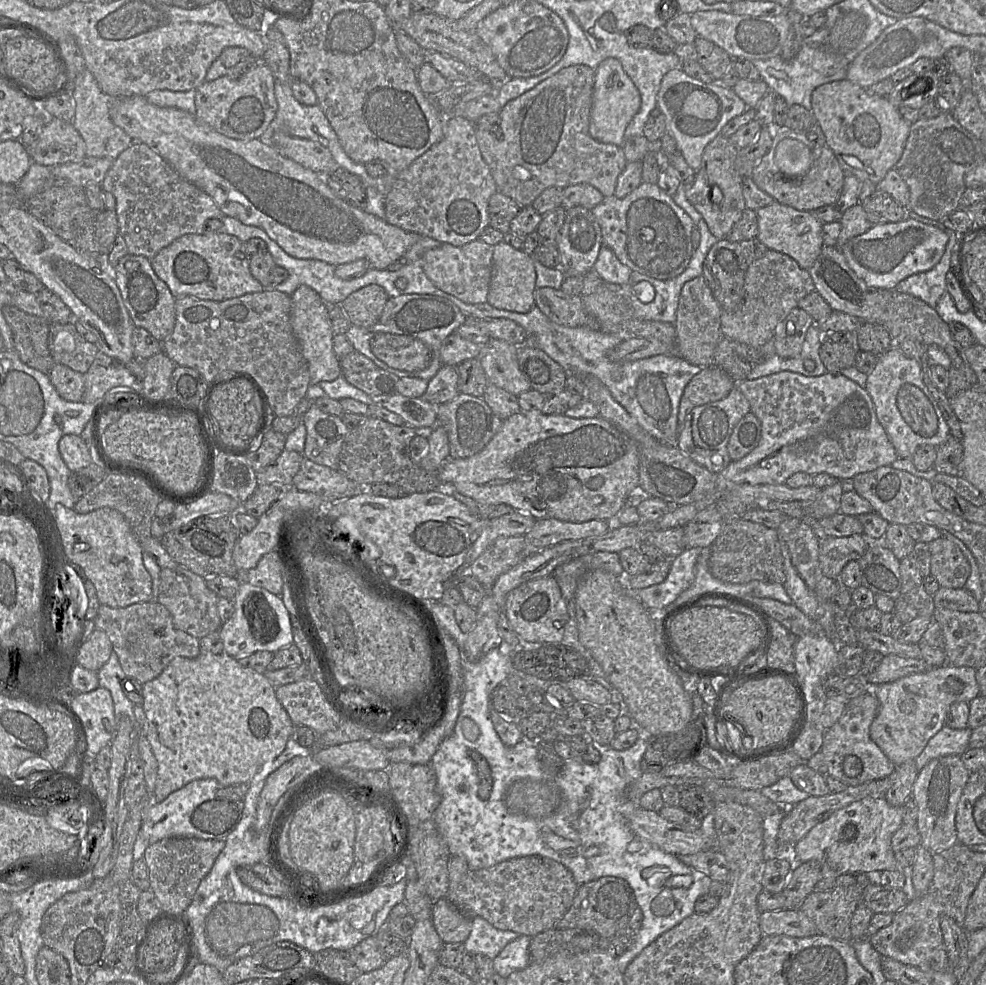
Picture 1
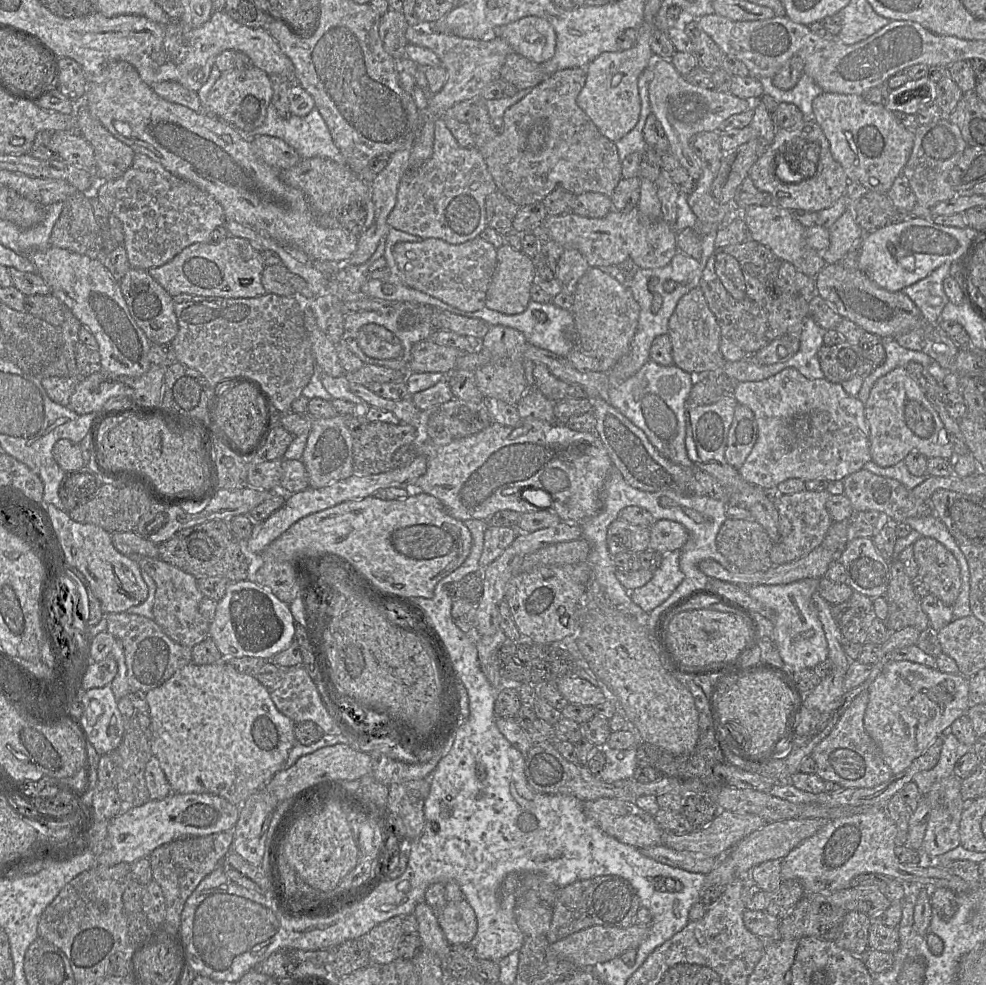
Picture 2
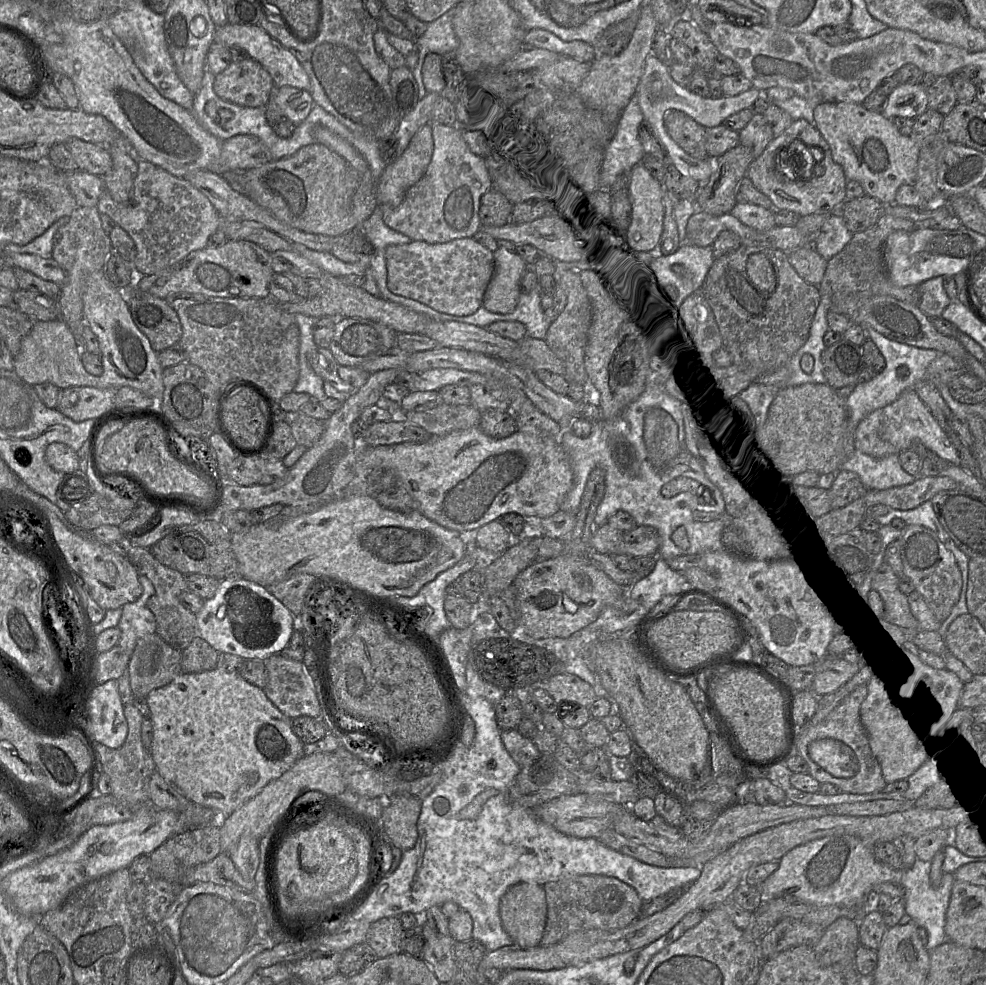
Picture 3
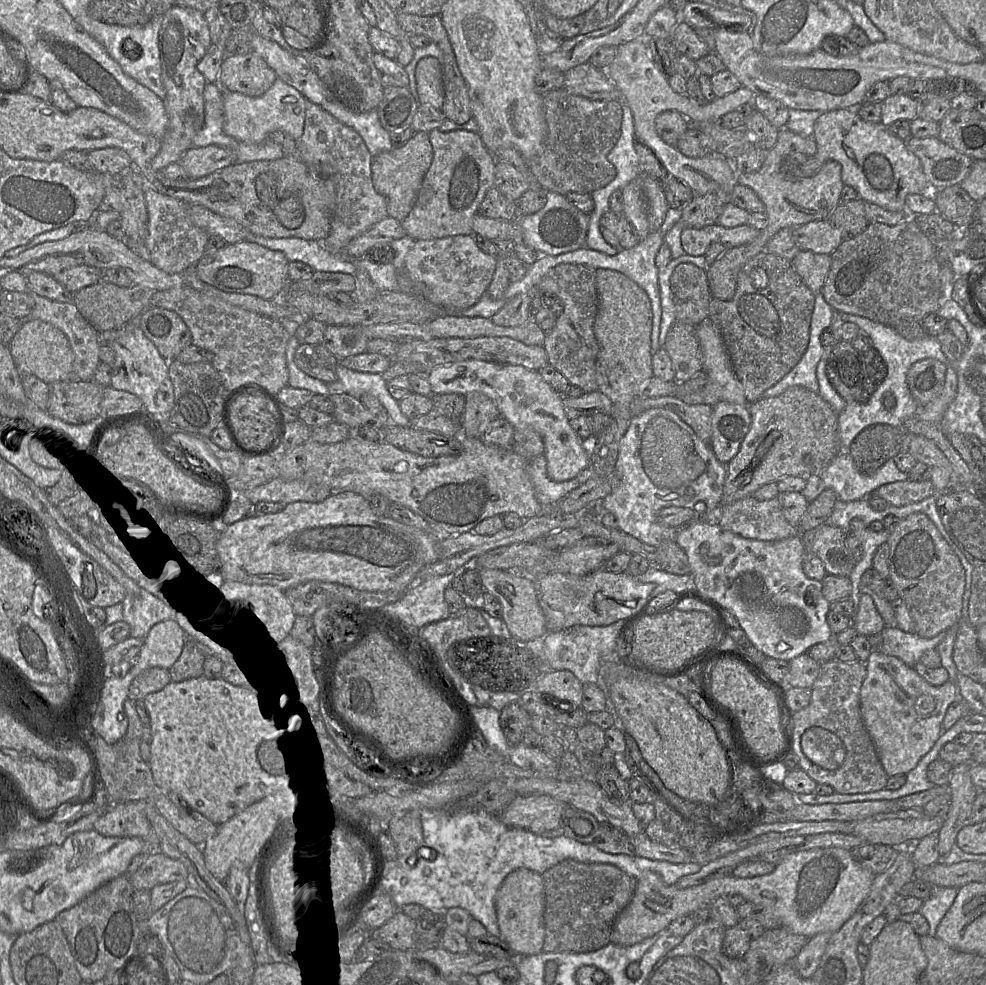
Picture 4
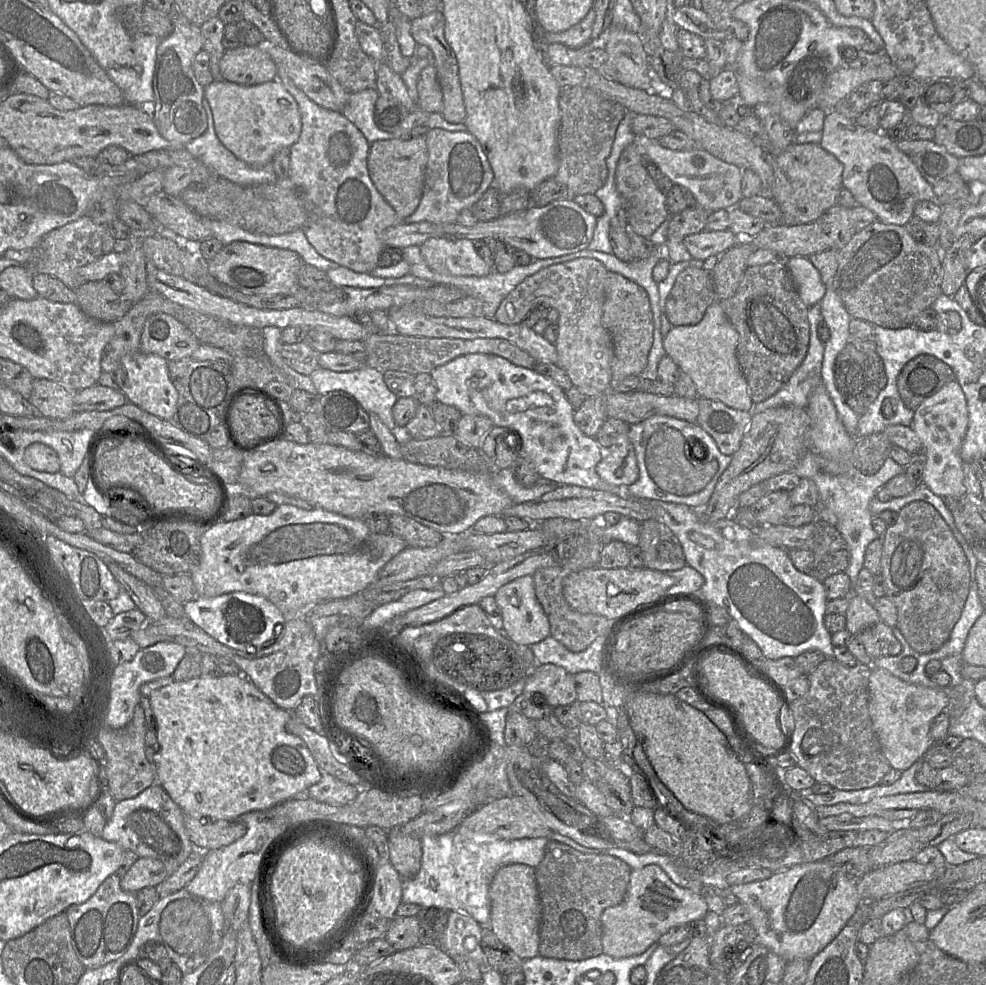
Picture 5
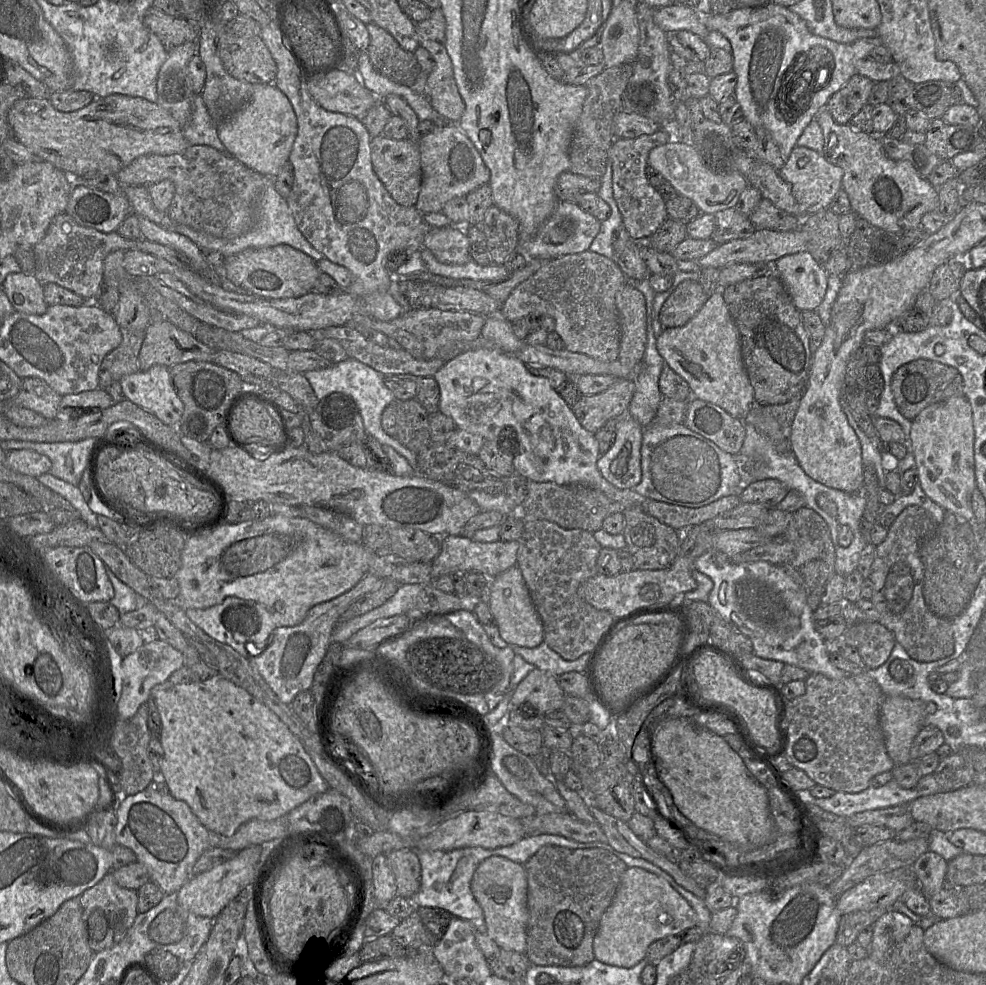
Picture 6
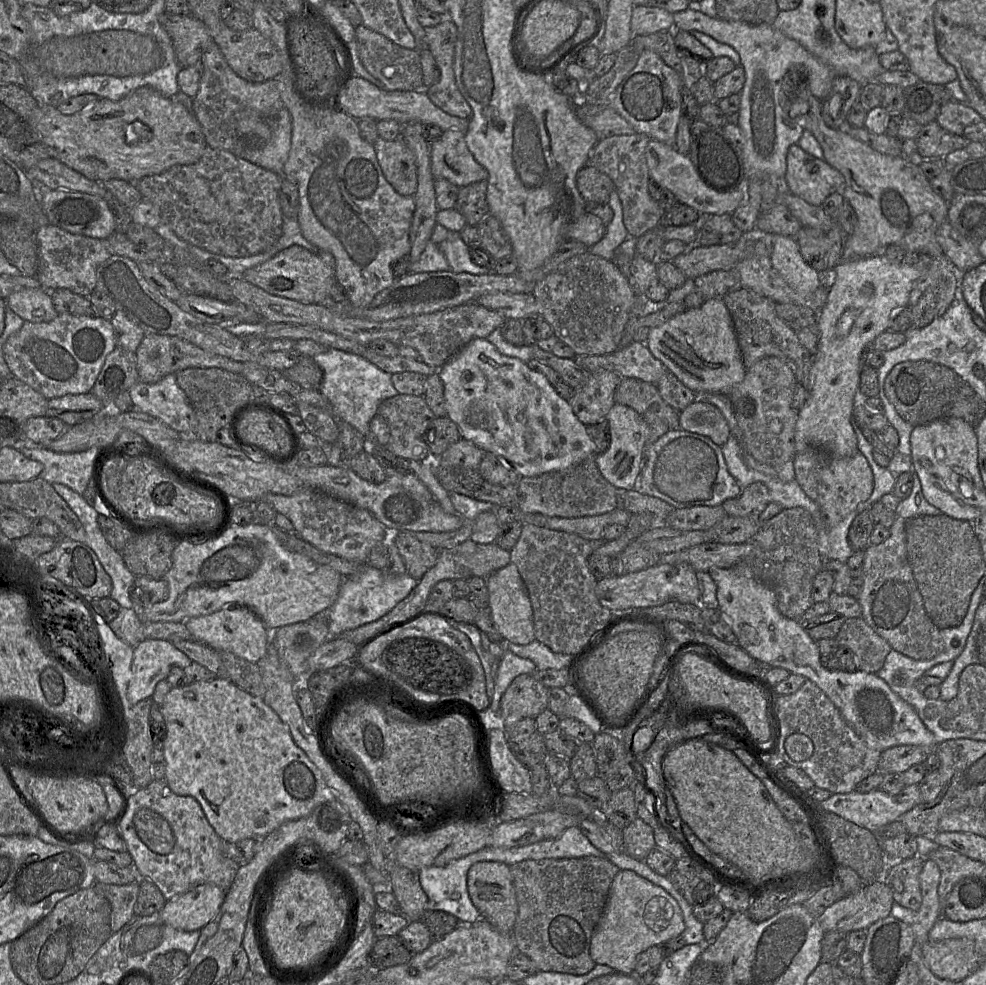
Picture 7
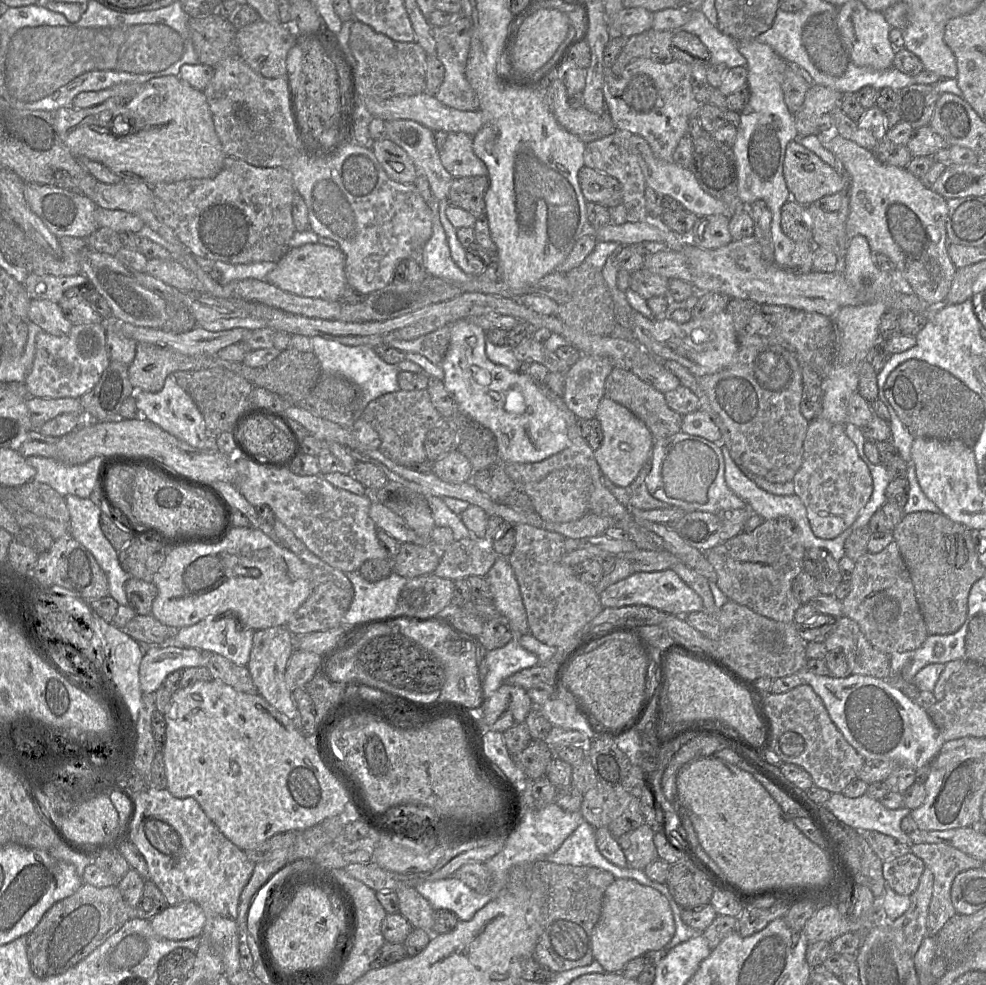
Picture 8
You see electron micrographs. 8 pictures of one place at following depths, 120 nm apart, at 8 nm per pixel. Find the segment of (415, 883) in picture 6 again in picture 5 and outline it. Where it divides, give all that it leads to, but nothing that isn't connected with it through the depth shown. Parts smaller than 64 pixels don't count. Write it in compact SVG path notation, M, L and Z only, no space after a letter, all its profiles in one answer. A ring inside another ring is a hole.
M399 829L387 831L388 861L402 879L416 876L422 858L421 840L413 838Z

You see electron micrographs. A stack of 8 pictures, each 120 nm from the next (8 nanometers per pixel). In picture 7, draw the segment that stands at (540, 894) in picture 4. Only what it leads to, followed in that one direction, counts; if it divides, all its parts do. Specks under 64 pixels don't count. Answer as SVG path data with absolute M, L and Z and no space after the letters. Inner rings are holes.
M481 861L473 864L468 870L467 888L470 899L481 918L487 920L499 932L512 935L518 904L509 865L497 861Z

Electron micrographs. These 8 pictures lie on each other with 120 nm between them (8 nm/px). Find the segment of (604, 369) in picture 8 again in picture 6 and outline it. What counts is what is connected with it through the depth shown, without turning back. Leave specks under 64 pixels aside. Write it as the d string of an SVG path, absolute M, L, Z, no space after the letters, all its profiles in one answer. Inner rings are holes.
M617 379L607 390L595 395L582 395L572 407L580 424L595 434L609 420L627 414L636 390L634 379Z

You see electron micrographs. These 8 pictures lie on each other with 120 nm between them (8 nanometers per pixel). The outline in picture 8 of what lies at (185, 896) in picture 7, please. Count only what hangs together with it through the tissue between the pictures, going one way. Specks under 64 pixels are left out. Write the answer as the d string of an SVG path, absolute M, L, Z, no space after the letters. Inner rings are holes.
M193 901L168 905L150 919L150 925L159 937L167 940L186 940L200 937L206 917L202 908Z

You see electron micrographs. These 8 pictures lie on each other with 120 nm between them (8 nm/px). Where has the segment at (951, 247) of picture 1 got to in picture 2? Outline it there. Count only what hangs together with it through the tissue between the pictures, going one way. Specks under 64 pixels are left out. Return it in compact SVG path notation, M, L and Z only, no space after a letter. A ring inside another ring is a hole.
M945 262L927 277L902 290L931 323L939 323L940 315L949 302L943 281L950 273L951 262Z

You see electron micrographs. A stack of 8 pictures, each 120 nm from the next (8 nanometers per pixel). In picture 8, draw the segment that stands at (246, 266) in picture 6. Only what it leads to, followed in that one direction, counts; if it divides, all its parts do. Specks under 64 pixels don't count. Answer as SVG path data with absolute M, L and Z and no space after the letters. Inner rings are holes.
M320 243L291 248L268 273L265 281L279 289L302 297L339 301L348 286L345 275L345 256L337 247Z

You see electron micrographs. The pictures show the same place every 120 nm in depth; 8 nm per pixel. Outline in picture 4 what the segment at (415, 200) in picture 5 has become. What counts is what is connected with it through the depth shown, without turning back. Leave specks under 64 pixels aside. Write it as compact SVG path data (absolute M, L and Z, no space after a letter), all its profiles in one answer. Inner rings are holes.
M415 132L401 147L379 153L372 157L372 183L386 200L386 211L389 217L401 222L413 208L419 188L433 160L433 150L428 132Z

